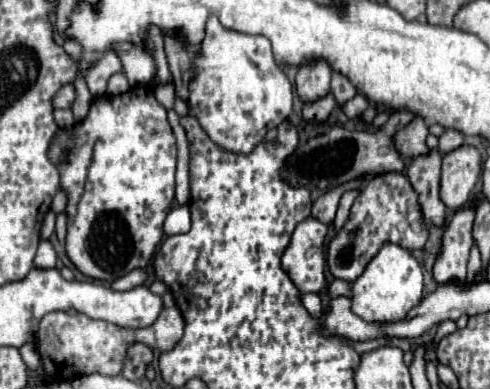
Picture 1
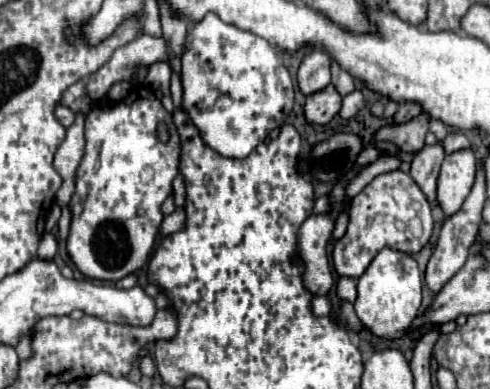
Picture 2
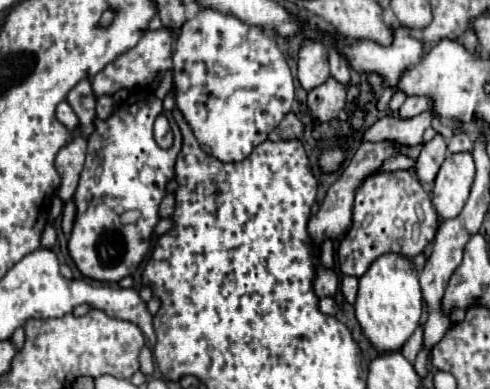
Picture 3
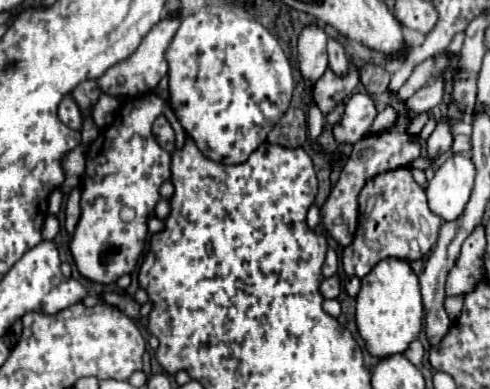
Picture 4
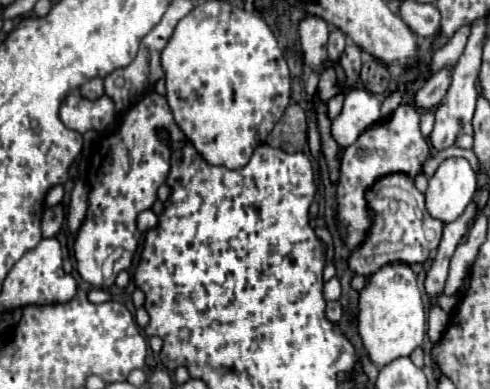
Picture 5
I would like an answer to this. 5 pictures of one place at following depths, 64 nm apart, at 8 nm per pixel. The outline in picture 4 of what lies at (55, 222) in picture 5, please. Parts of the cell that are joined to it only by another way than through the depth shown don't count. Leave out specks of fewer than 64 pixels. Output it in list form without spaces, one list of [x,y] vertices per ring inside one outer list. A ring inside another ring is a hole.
[[[48,216],[46,222],[44,222],[44,228],[42,228],[42,238],[44,240],[54,240],[56,234],[60,230],[60,224],[58,224],[58,218],[56,216]]]

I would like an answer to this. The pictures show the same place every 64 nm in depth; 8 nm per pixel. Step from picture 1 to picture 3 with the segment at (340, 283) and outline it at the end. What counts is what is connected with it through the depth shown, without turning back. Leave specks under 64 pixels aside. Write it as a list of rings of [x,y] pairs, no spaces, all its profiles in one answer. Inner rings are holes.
[[[344,276],[344,278],[342,278],[342,284],[340,284],[340,292],[344,294],[344,298],[346,298],[350,304],[354,304],[356,292],[358,292],[358,278],[354,278],[354,276]]]

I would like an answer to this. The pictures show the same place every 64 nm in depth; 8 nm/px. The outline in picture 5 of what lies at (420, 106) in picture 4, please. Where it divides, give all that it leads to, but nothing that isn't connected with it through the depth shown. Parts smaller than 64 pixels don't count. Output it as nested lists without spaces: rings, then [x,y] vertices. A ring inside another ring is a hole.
[[[440,70],[436,72],[414,96],[414,106],[418,108],[434,108],[438,106],[444,96],[446,96],[446,90],[450,86],[450,72],[448,70]]]

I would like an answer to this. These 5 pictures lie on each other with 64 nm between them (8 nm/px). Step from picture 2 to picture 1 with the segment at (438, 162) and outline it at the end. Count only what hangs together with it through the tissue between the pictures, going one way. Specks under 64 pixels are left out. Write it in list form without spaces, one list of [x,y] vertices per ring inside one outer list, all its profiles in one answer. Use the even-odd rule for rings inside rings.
[[[434,150],[428,156],[418,156],[410,162],[408,180],[418,194],[418,204],[426,224],[434,224],[444,228],[448,218],[448,208],[438,196],[440,190],[440,162],[442,156]]]

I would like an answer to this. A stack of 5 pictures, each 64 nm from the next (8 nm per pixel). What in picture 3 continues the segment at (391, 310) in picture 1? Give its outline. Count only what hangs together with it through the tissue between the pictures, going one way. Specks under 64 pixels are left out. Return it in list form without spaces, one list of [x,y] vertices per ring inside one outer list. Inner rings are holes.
[[[392,252],[376,258],[368,272],[360,278],[354,310],[362,332],[378,352],[402,348],[412,332],[418,328],[422,314],[422,292],[412,260]]]

